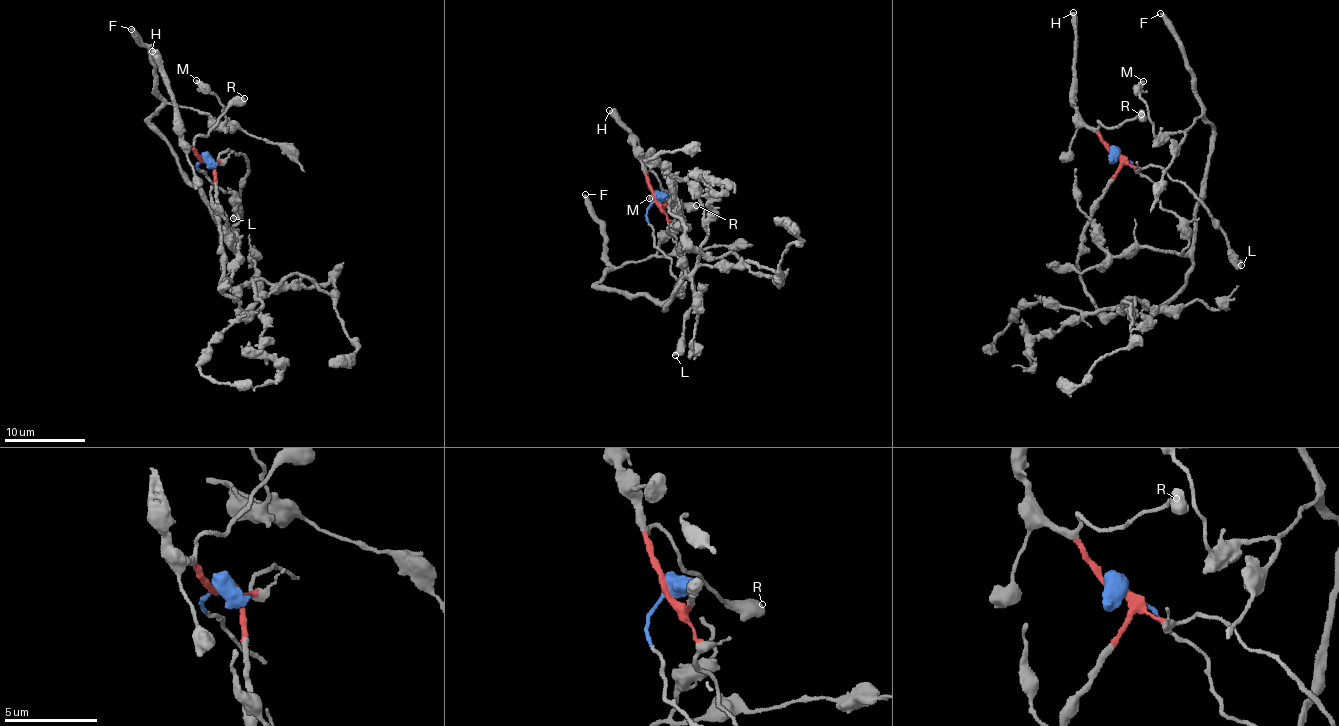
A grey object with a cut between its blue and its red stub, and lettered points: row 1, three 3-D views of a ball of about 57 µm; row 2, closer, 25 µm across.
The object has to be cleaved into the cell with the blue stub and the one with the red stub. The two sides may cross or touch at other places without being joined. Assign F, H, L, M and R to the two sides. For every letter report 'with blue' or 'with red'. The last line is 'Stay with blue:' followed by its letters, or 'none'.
F: with blue
H: with red
L: with red
M: with blue
R: with red
Stay with blue: F, M

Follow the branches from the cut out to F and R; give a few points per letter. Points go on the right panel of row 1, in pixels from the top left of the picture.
F: (1114, 154), (1147, 175), (1180, 220), (1186, 253), (1211, 124), (1183, 45), (1160, 12)
R: (1114, 154), (1099, 133), (1099, 122), (1104, 127), (1114, 128), (1141, 114)

